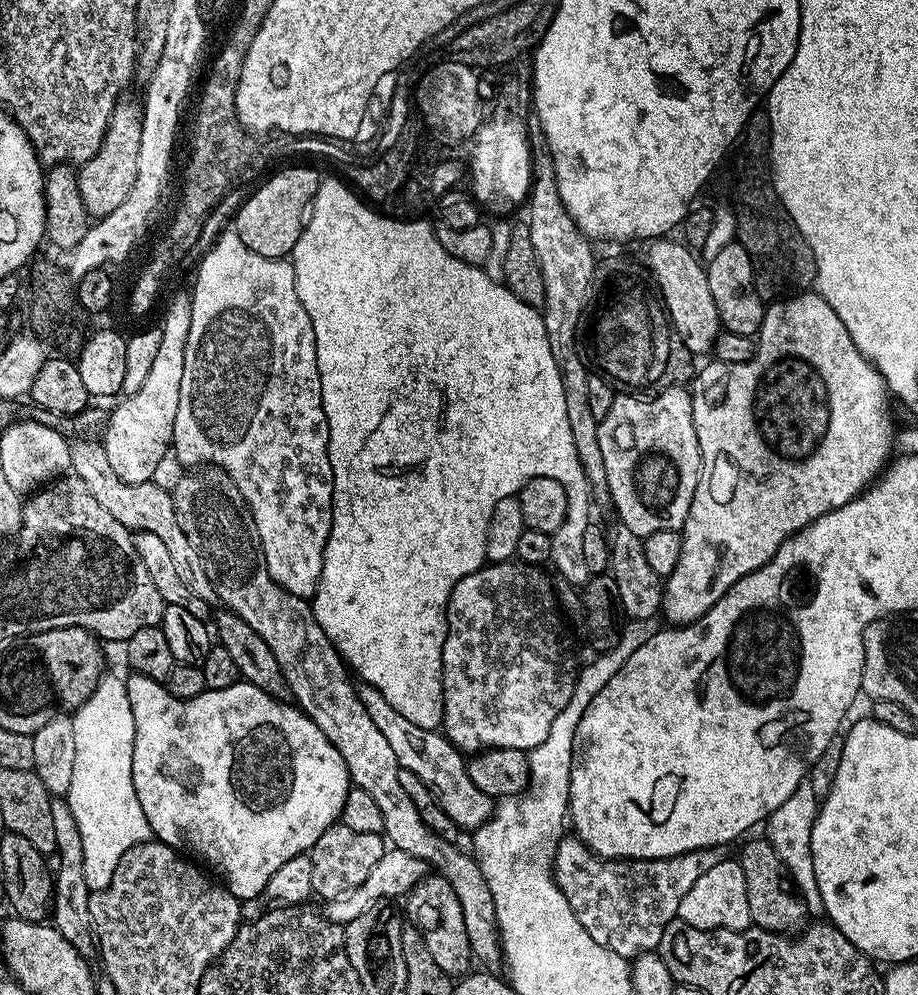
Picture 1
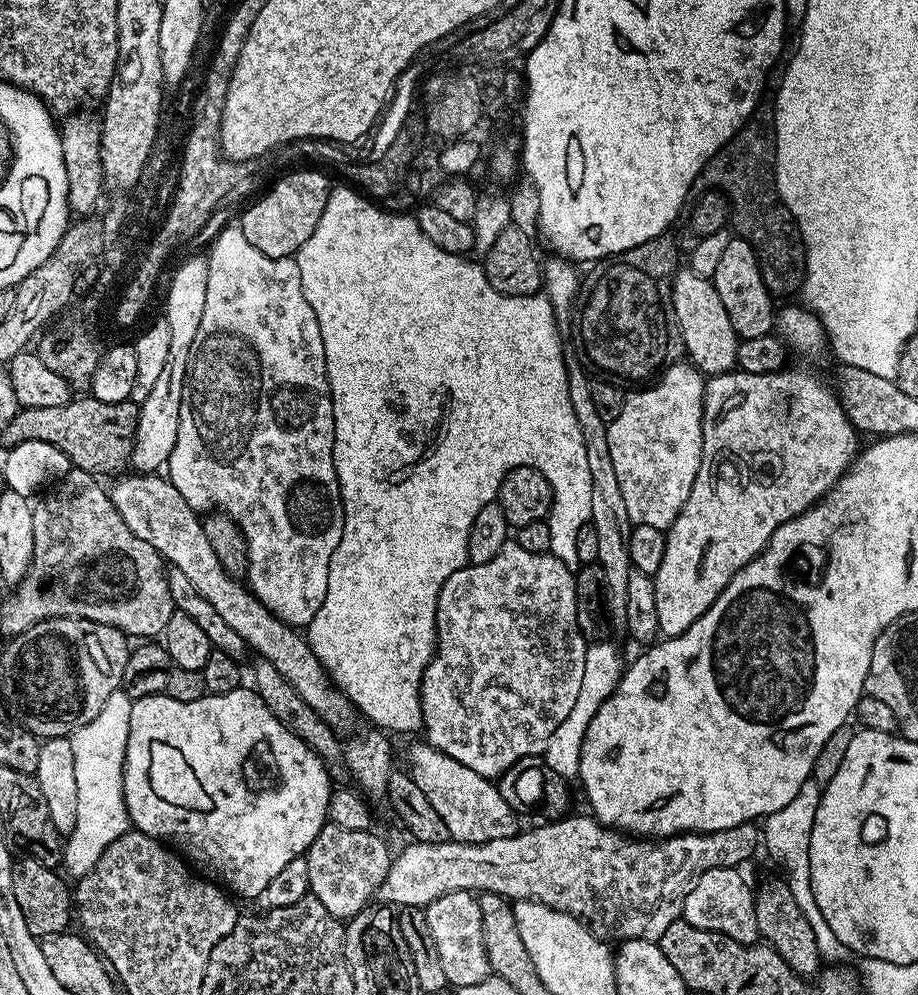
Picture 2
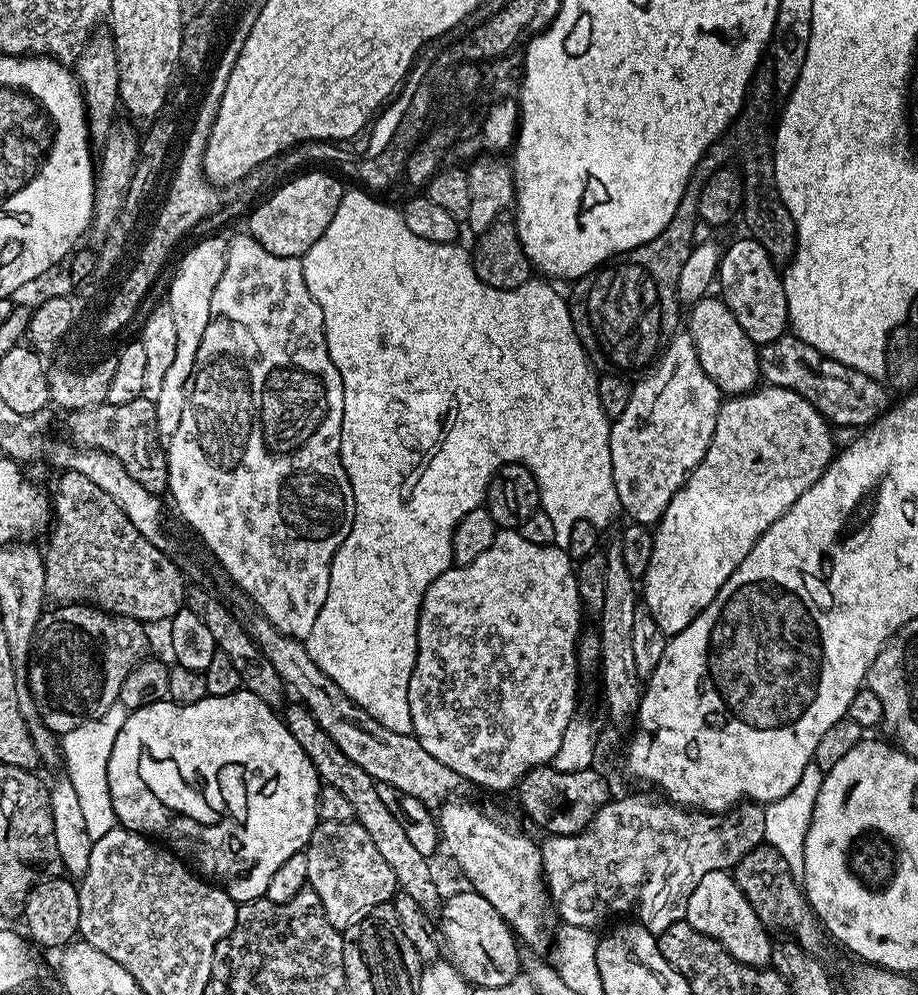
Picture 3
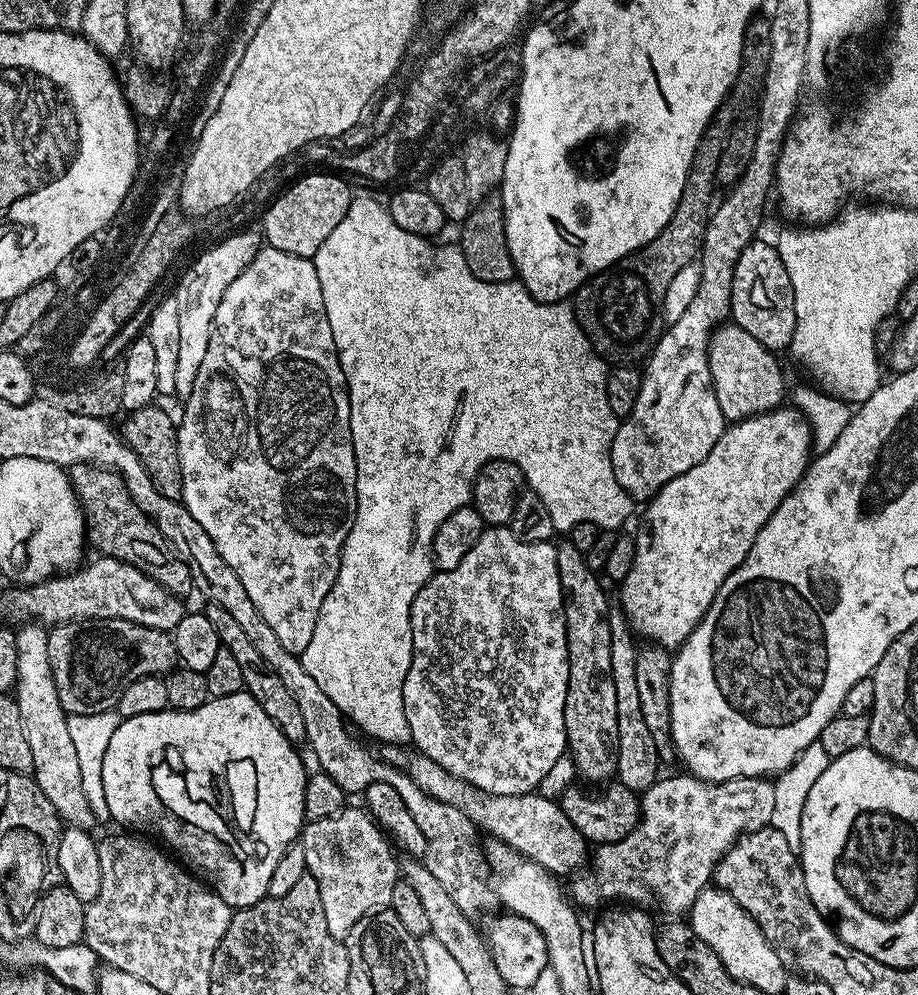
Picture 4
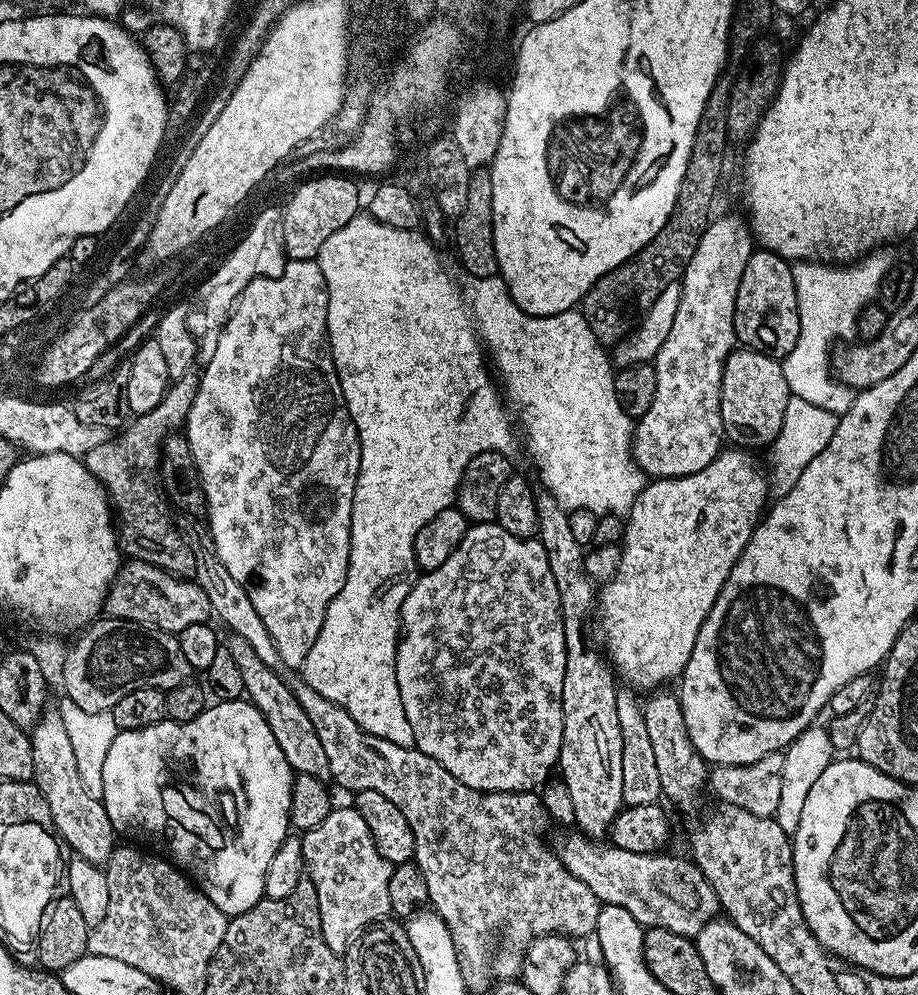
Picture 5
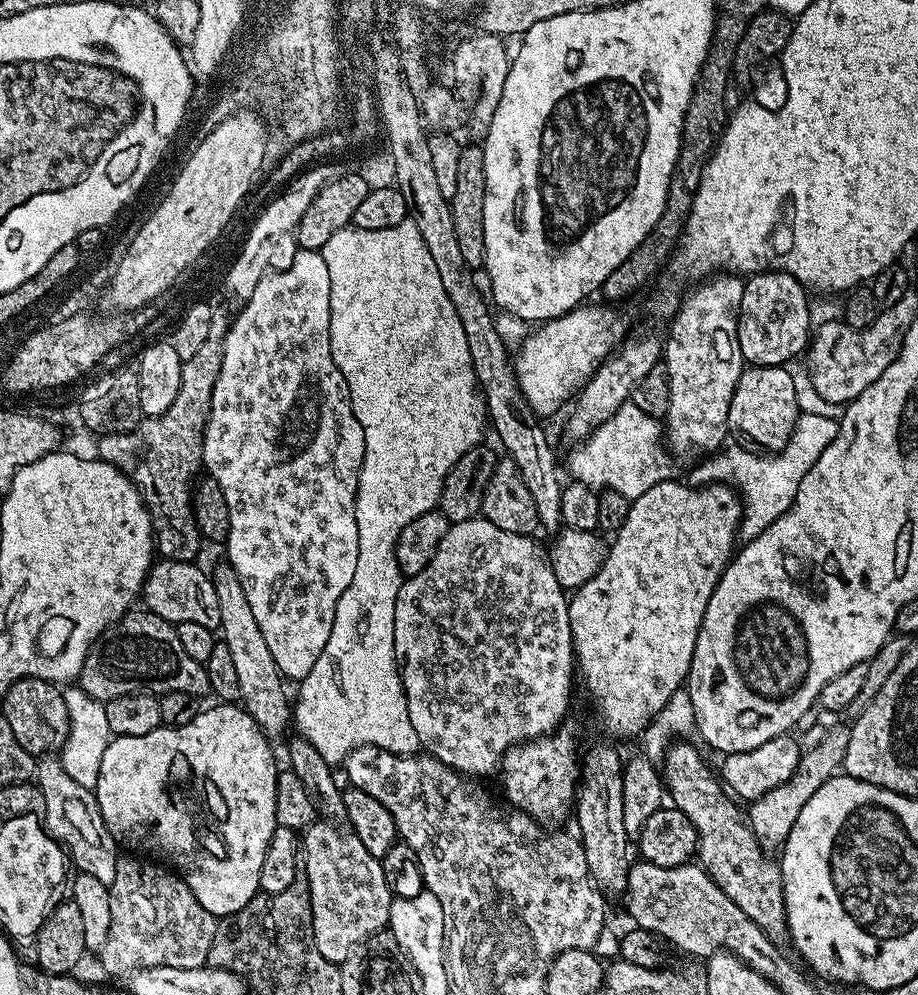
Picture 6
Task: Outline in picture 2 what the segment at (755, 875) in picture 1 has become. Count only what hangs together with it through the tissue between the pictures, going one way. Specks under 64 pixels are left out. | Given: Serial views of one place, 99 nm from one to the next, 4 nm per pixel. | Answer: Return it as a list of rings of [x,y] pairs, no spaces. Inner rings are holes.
[[[787,879],[764,880],[754,892],[756,902],[756,921],[760,931],[760,940],[769,944],[778,955],[790,966],[790,970],[799,976],[812,978],[821,971],[822,959],[818,952],[817,939],[814,938],[813,927],[806,922],[802,914],[802,906],[794,902],[794,894],[790,894]]]

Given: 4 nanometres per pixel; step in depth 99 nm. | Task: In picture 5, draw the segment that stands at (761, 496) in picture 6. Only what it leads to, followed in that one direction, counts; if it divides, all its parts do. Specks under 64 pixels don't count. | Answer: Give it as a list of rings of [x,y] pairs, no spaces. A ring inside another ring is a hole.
[[[789,395],[786,402],[786,415],[782,417],[782,430],[778,438],[767,449],[768,468],[768,487],[773,497],[779,498],[790,494],[794,490],[794,482],[802,478],[802,470],[830,446],[830,438],[834,438],[837,417],[830,414],[830,410],[822,410],[819,406],[813,406],[811,402],[806,402],[806,398],[798,398]]]

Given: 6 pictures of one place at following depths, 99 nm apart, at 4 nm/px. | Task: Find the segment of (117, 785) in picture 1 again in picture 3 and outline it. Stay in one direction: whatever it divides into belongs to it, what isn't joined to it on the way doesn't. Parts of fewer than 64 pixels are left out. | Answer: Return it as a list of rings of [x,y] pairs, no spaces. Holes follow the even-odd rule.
[[[119,706],[106,710],[104,716],[94,718],[74,730],[63,733],[58,748],[62,753],[62,764],[66,778],[78,794],[78,803],[86,821],[86,834],[90,834],[92,841],[102,838],[102,834],[110,834],[110,830],[117,827],[114,806],[110,798],[110,782],[108,781],[108,767],[110,766],[110,752],[114,750],[114,740],[118,738],[118,730],[126,722],[129,709]]]

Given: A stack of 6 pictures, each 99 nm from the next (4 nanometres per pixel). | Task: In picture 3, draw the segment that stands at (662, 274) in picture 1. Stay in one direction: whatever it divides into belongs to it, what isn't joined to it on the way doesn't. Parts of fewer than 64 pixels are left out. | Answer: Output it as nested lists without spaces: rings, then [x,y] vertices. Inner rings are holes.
[[[709,294],[691,305],[689,312],[692,313],[689,316],[687,313],[686,331],[696,343],[698,362],[702,370],[706,370],[710,382],[714,382],[725,397],[753,391],[761,383],[758,345],[748,337],[746,330],[742,330],[742,326],[738,326],[738,318],[730,314],[723,299]]]

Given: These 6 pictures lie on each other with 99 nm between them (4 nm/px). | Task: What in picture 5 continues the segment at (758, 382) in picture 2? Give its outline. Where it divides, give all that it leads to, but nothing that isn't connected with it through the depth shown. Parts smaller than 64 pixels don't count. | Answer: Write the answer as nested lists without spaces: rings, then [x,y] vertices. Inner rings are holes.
[[[721,451],[710,466],[689,476],[666,476],[645,483],[642,494],[627,513],[622,566],[618,566],[618,574],[598,592],[598,628],[604,631],[602,648],[612,668],[633,689],[656,690],[667,685],[664,684],[667,680],[675,681],[683,676],[702,622],[710,614],[734,562],[746,542],[750,542],[766,511],[770,500],[767,475],[756,469],[751,451],[732,451],[736,452]]]

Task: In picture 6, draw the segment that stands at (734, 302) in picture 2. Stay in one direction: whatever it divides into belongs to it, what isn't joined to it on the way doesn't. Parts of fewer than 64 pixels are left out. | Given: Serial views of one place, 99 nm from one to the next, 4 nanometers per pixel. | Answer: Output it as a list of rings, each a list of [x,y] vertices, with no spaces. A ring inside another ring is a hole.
[[[757,272],[744,280],[738,318],[738,346],[742,346],[742,354],[749,365],[779,368],[809,347],[814,321],[807,294],[805,285],[788,272]]]

